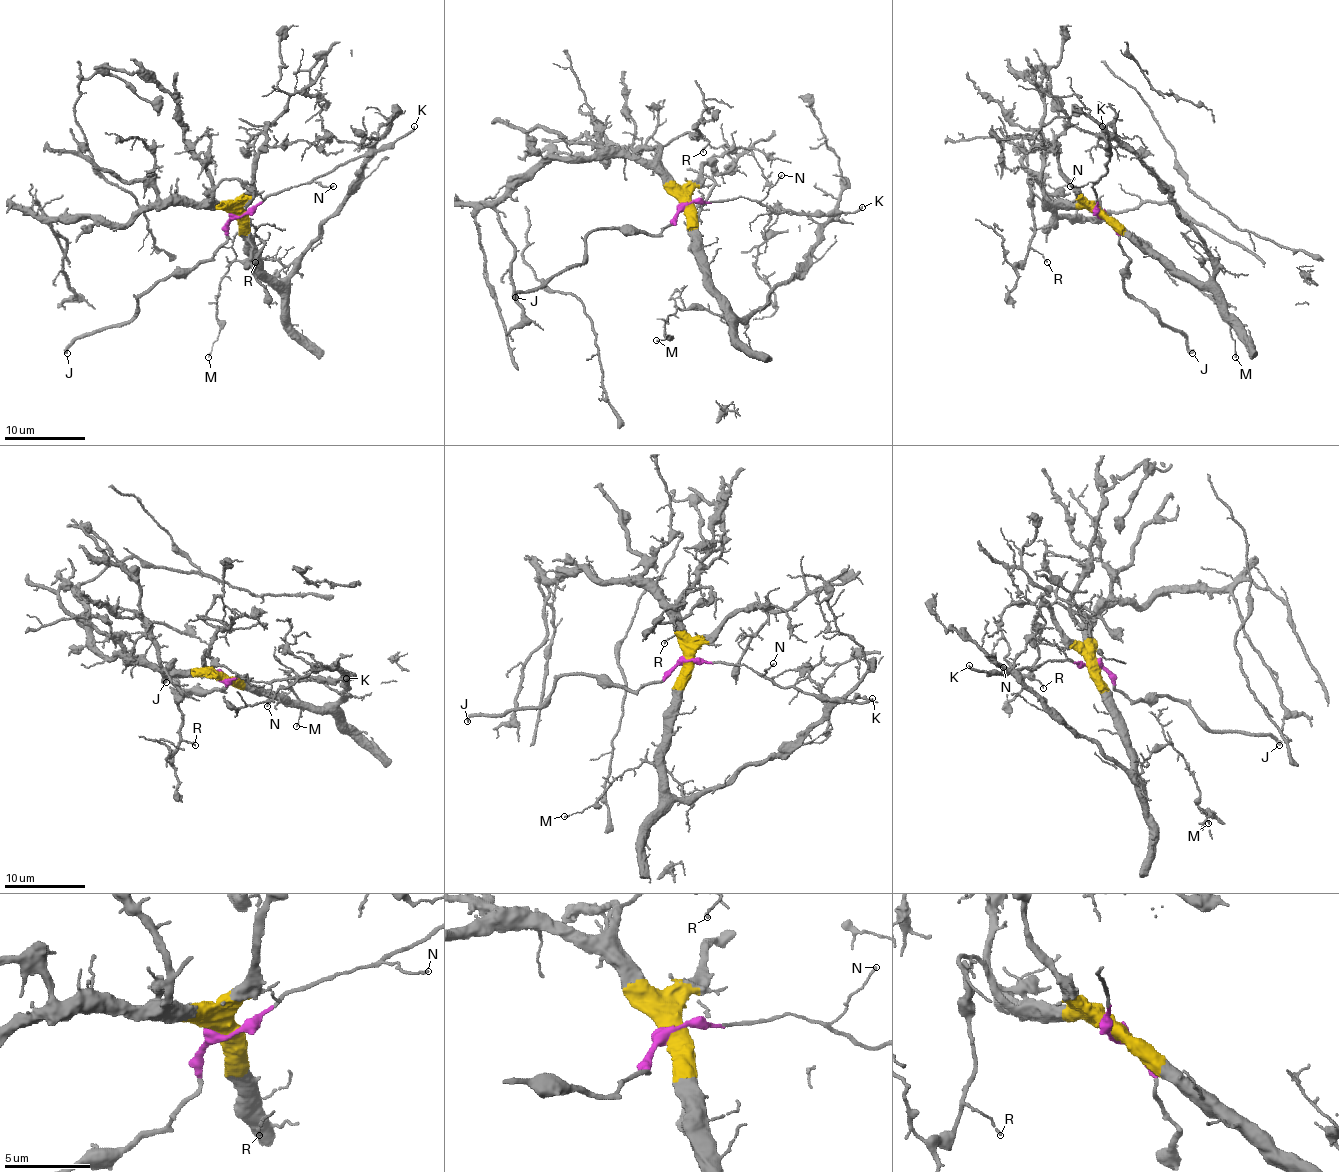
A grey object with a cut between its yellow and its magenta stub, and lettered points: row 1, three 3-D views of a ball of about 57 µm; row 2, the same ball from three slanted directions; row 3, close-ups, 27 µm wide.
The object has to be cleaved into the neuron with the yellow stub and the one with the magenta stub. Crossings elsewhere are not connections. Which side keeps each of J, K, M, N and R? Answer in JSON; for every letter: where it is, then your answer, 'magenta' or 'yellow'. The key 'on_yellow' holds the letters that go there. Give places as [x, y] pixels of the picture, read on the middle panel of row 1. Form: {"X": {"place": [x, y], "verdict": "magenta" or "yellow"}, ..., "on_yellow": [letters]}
{"J": {"place": [515, 297], "verdict": "magenta"}, "K": {"place": [862, 207], "verdict": "magenta"}, "M": {"place": [656, 340], "verdict": "yellow"}, "N": {"place": [781, 175], "verdict": "magenta"}, "R": {"place": [703, 152], "verdict": "yellow"}, "on_yellow": ["M", "R"]}

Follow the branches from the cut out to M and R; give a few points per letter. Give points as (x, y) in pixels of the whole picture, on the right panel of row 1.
M: (1100, 214), (1195, 279), (1207, 281), (1215, 271), (1209, 258), (1203, 265), (1213, 295), (1231, 319), (1235, 357)
R: (1100, 214), (1054, 202), (1034, 180), (1028, 180), (1032, 192), (1034, 236), (1030, 246), (1046, 263)

